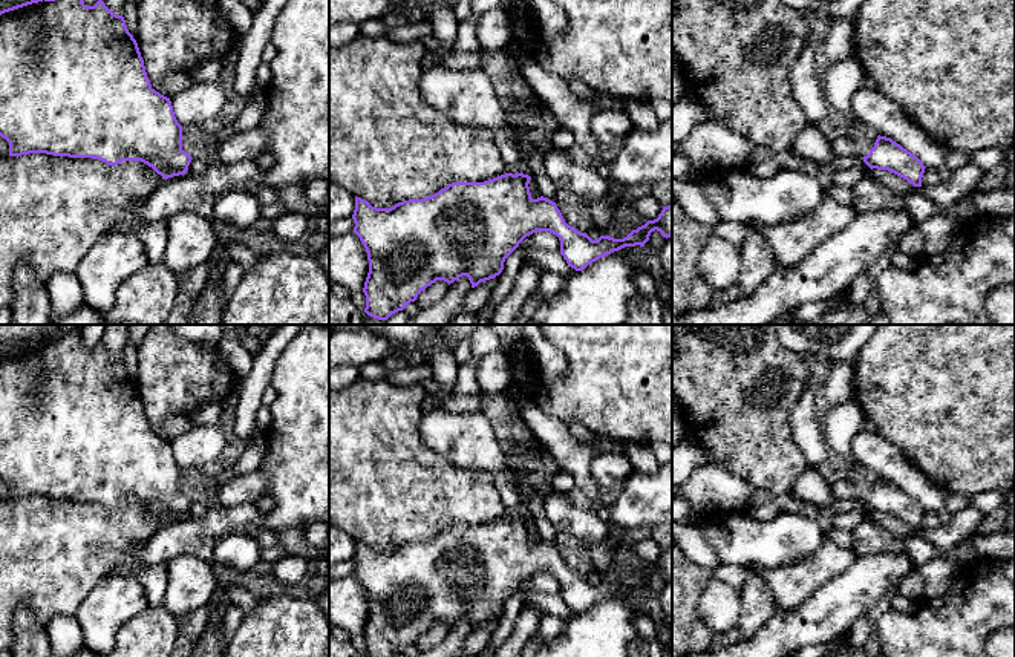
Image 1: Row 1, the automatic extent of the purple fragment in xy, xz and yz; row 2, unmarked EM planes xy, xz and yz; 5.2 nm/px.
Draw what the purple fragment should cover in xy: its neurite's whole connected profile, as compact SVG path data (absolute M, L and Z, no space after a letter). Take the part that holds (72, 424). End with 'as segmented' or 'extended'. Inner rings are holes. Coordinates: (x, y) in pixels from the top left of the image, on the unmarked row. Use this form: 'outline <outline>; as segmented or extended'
outline M81 328L54 342L44 338L0 354L0 479L9 485L9 499L46 496L92 501L107 508L141 504L162 522L187 516L193 502L182 493L182 469L171 444L152 430L124 360L113 357L101 342L86 349Z; as segmented

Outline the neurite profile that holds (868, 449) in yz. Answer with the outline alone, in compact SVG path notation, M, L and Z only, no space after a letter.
M860 430L853 438L850 464L891 481L915 498L925 510L938 513L945 508L946 492L877 432Z

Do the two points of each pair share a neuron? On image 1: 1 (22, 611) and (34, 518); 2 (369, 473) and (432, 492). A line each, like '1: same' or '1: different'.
1: different
2: same

